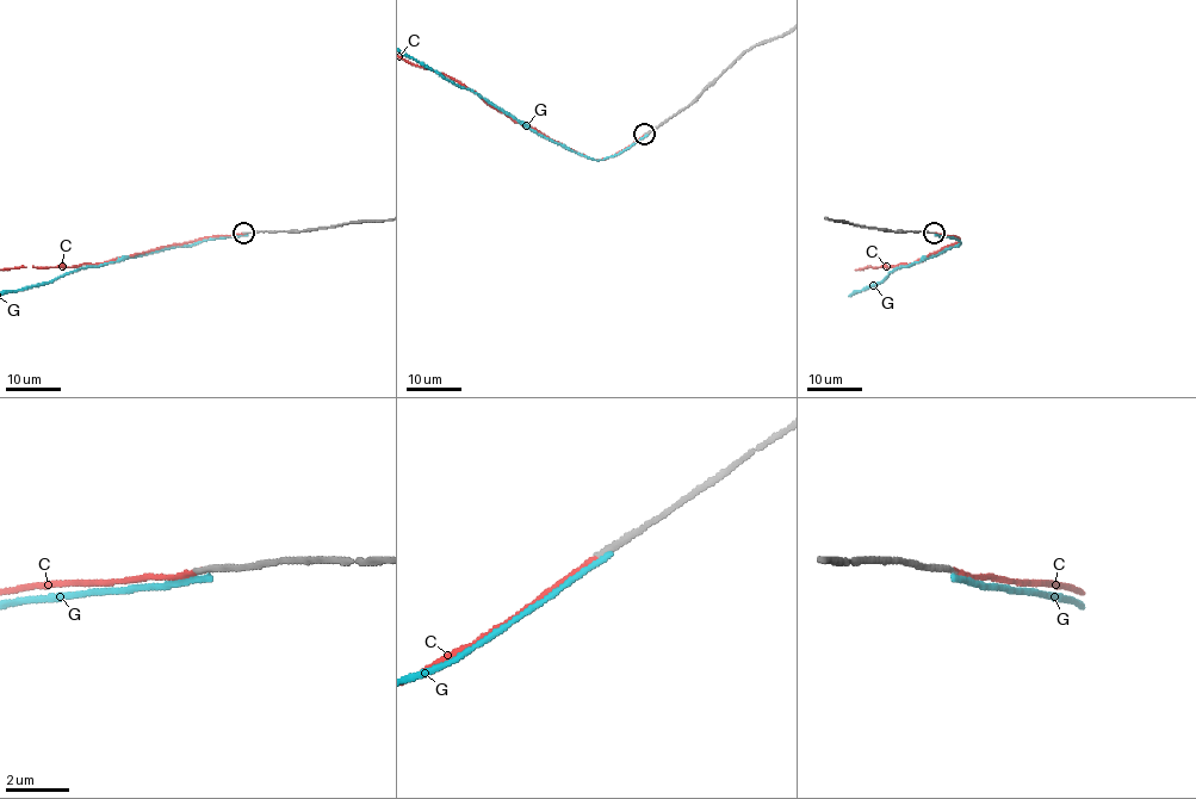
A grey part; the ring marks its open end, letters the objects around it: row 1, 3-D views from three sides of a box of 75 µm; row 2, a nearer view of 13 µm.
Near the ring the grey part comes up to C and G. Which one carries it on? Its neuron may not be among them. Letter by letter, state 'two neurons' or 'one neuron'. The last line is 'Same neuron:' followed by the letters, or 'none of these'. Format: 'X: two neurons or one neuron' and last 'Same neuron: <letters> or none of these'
C: one neuron
G: two neurons
Same neuron: C

